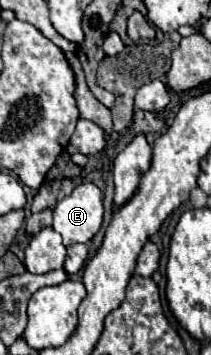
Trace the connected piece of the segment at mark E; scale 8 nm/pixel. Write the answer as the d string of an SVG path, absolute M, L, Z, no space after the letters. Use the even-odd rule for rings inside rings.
M80 183L70 195L66 195L62 201L58 201L54 209L54 231L58 231L64 239L64 245L74 243L90 243L92 237L98 233L102 225L102 191L94 183Z

